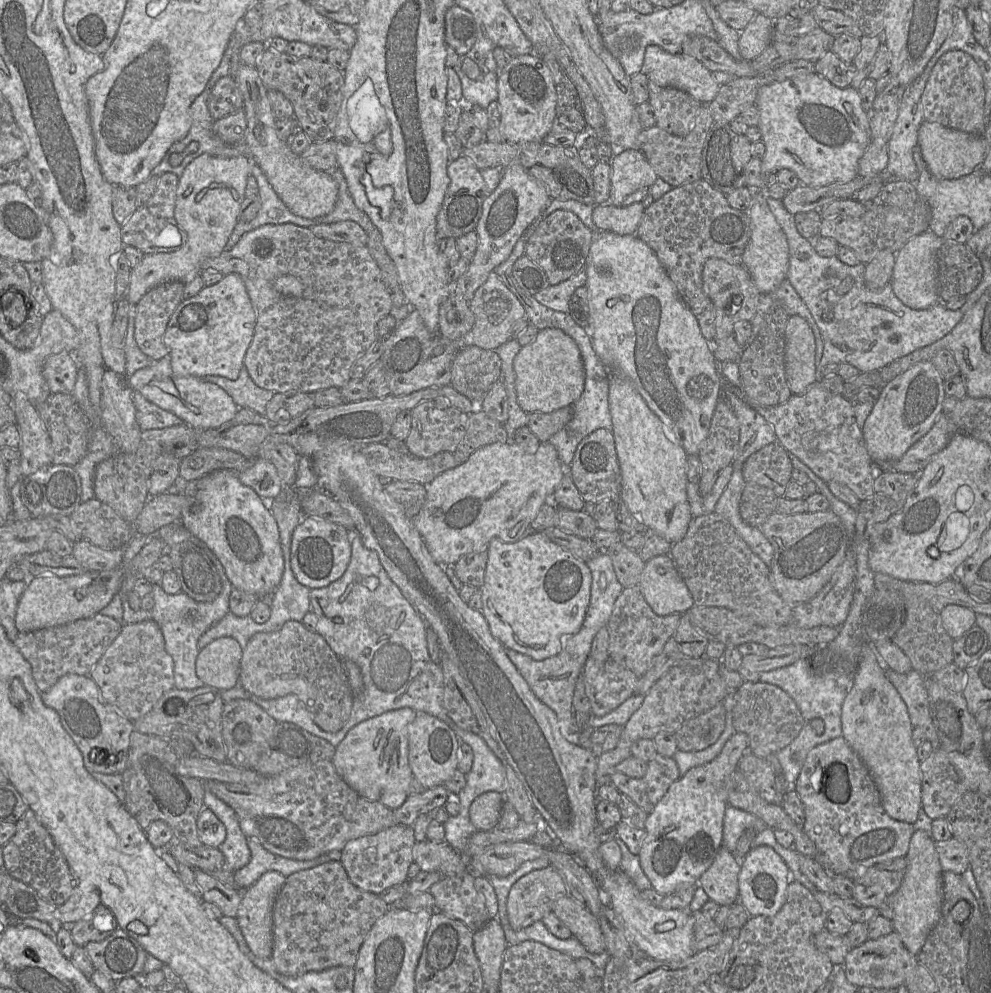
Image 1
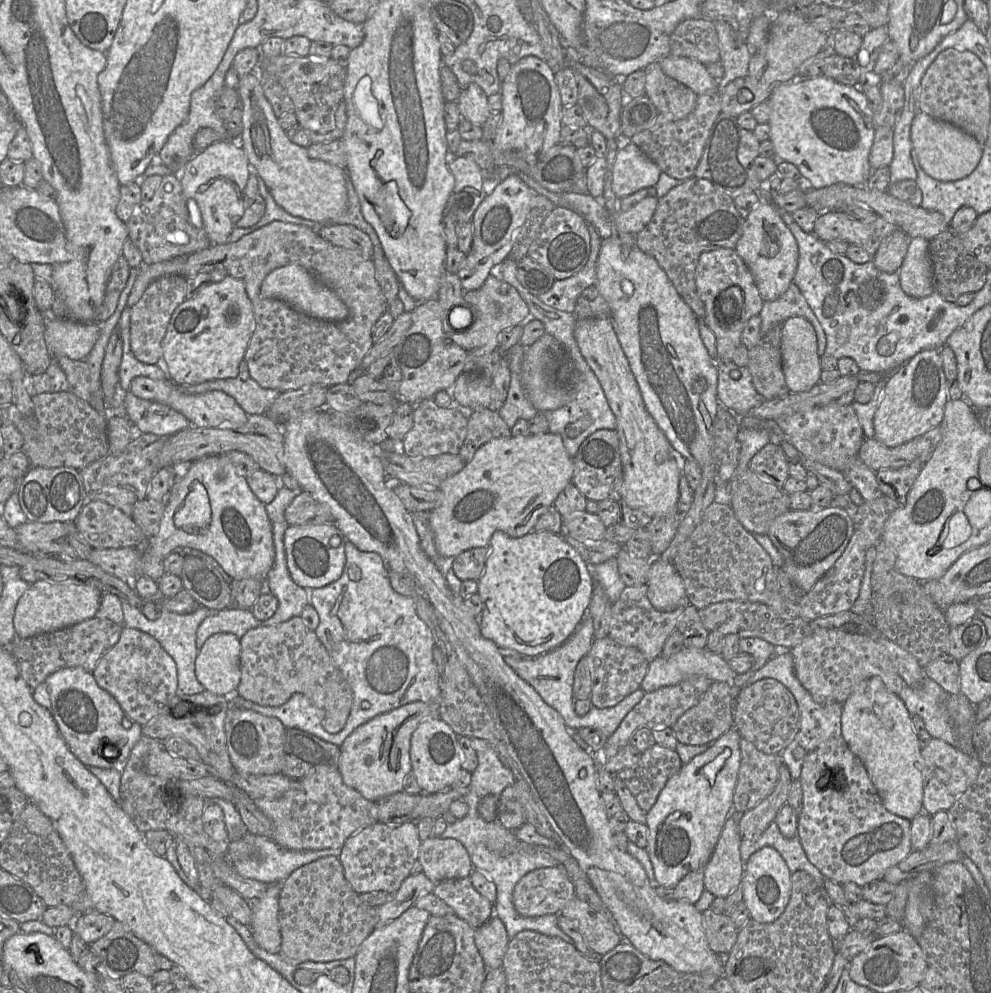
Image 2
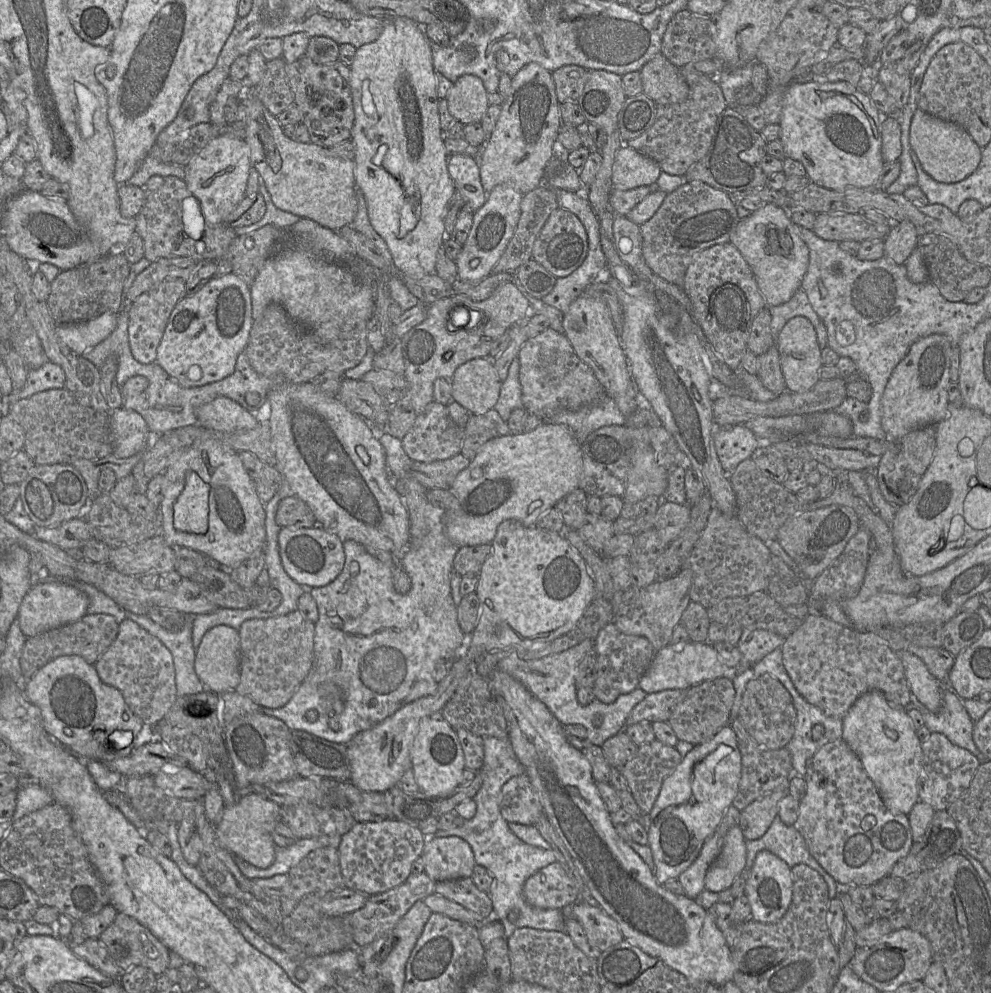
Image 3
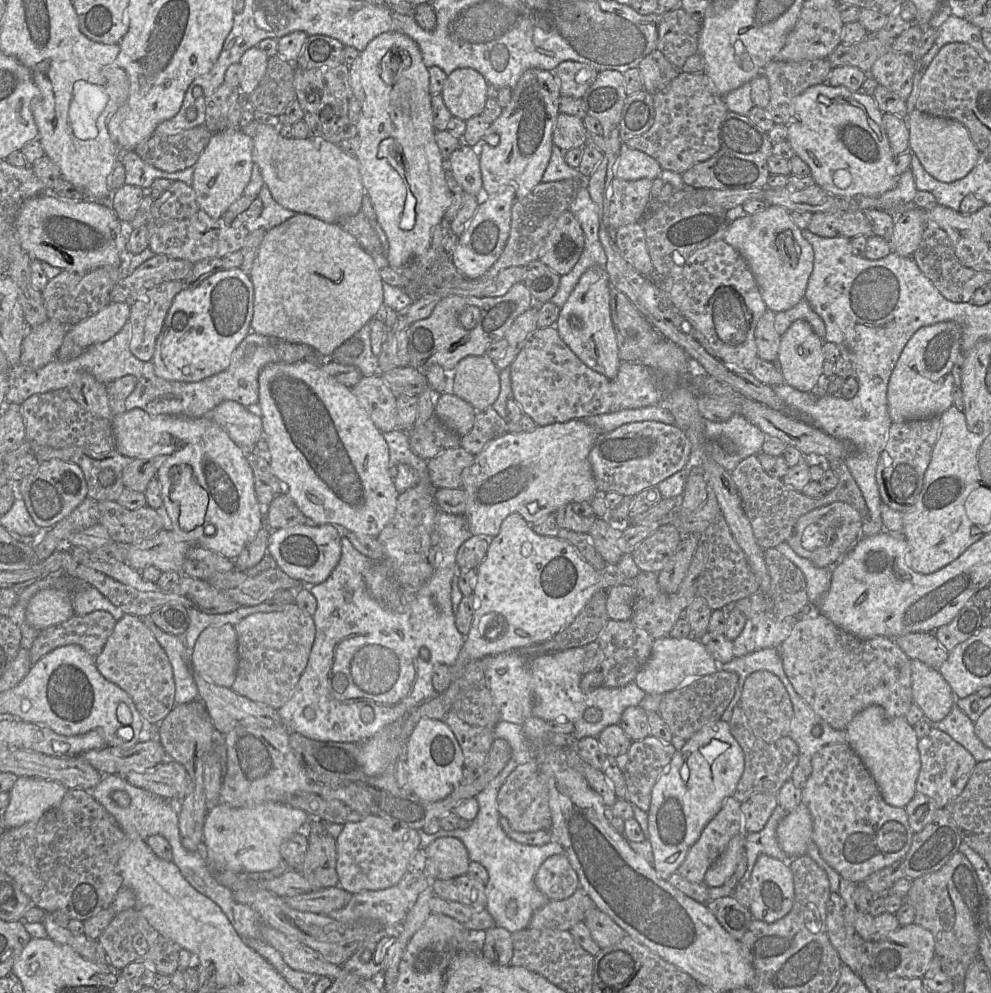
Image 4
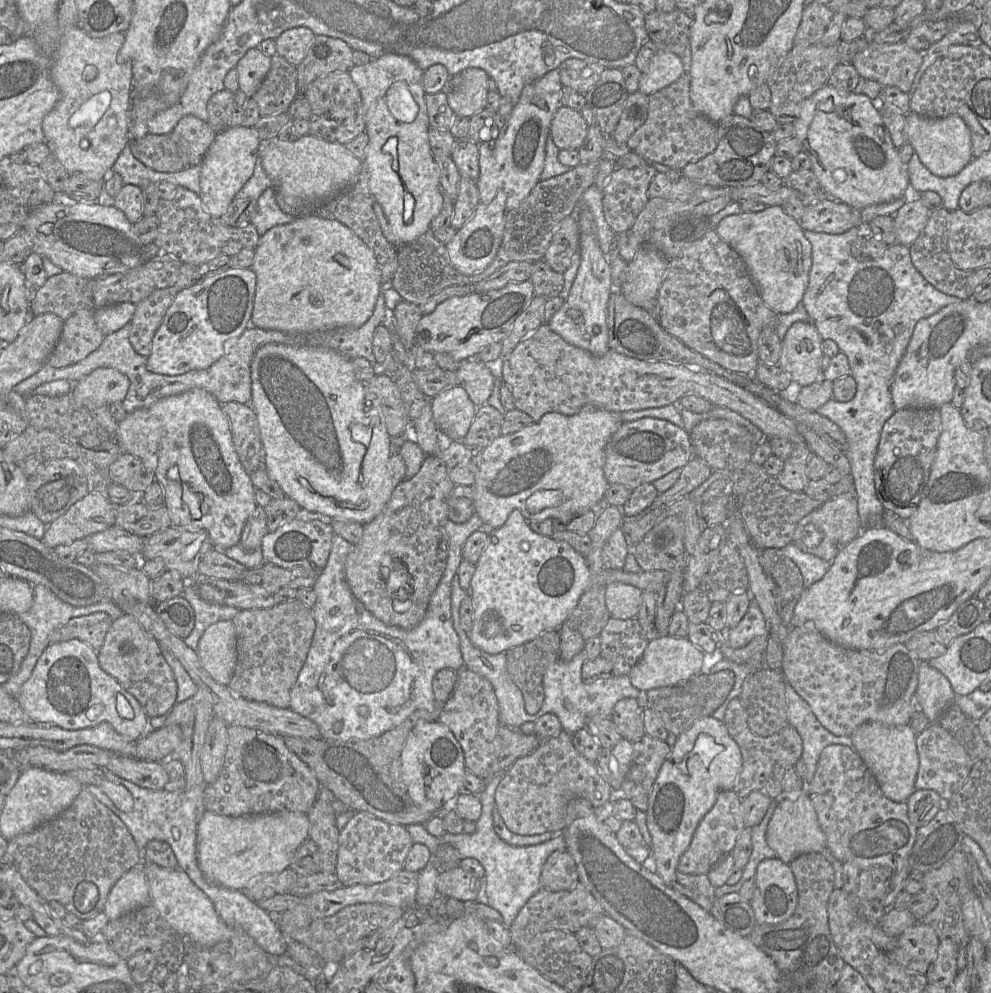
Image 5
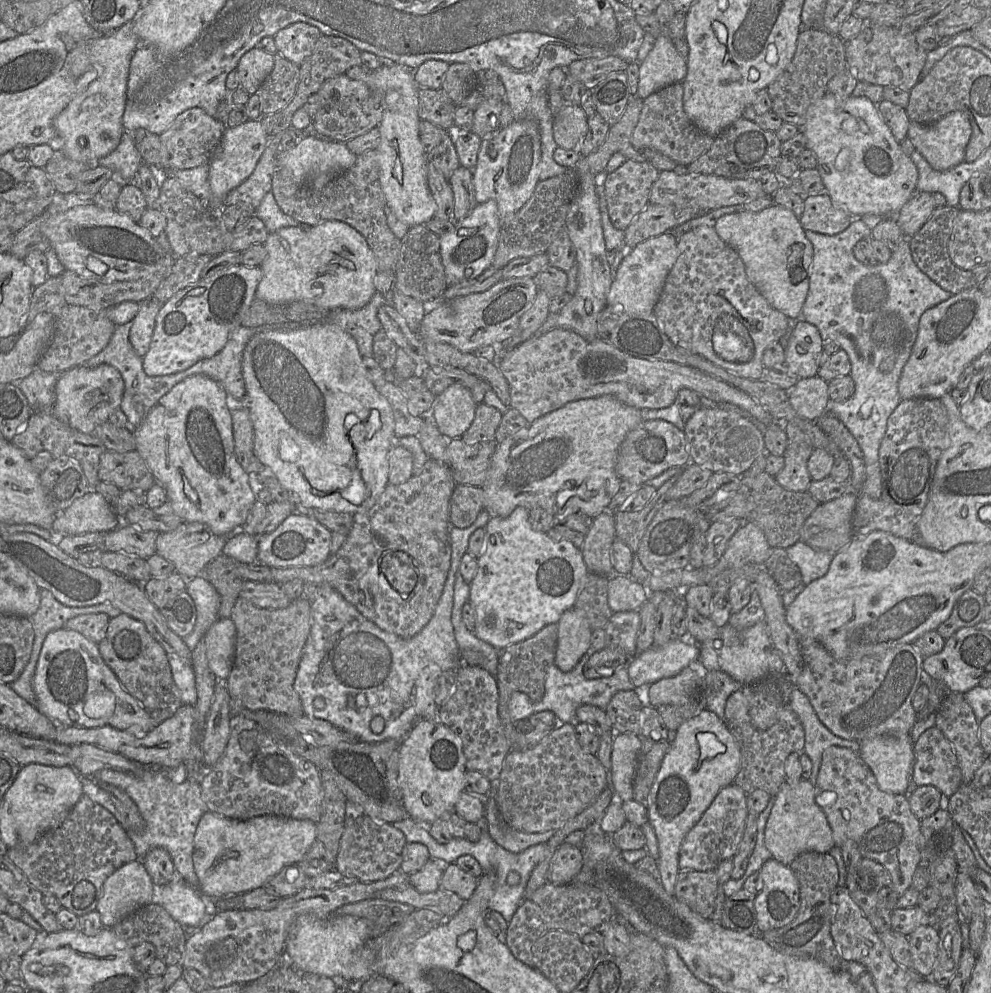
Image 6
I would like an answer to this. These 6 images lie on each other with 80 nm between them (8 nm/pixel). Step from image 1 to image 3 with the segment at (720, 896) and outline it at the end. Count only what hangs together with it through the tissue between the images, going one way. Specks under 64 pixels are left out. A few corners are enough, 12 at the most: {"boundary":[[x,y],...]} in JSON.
{"boundary":[[737,824],[708,869],[705,888],[729,889],[745,868],[746,839]]}

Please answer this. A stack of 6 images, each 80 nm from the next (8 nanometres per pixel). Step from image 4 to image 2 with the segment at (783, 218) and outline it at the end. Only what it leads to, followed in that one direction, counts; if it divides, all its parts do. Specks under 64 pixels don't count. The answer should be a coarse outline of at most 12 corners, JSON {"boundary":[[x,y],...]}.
{"boundary":[[773,203],[750,211],[734,250],[763,301],[793,282],[798,245]]}

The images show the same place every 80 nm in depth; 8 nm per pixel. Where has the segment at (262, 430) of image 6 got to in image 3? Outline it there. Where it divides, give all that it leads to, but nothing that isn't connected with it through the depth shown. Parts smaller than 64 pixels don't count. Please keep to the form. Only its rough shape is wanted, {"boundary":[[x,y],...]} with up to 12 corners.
{"boundary":[[311,382],[267,395],[275,467],[317,526],[403,556],[367,422]]}

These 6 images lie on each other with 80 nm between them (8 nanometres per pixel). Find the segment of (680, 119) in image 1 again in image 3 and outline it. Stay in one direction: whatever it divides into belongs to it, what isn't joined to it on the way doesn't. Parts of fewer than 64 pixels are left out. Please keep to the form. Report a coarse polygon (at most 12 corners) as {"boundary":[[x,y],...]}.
{"boundary":[[661,53],[640,70],[656,105],[681,103],[689,85]]}

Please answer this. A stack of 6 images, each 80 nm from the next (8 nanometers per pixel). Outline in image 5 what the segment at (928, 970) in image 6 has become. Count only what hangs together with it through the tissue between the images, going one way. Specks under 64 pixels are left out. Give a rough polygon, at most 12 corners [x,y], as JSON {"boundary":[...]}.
{"boundary":[[917,922],[897,937],[888,957],[925,975],[939,941]]}

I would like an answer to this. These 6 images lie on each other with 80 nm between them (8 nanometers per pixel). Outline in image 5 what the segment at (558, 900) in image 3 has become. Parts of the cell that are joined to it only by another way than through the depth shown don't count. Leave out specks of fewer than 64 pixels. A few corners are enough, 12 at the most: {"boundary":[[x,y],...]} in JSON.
{"boundary":[[568,851],[548,857],[540,882],[552,892],[571,890],[579,882]]}

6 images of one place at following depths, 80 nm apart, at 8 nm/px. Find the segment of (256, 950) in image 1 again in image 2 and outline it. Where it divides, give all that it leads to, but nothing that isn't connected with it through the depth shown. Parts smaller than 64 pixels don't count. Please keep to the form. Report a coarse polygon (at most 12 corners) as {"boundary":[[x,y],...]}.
{"boundary":[[269,884],[252,908],[250,929],[256,943],[279,953],[281,884]]}

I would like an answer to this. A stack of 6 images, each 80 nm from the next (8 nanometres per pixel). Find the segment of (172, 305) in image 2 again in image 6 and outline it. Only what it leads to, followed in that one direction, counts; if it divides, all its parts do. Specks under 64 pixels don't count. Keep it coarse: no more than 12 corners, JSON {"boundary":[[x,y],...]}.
{"boundary":[[154,297],[138,304],[129,340],[143,358],[163,304]]}

